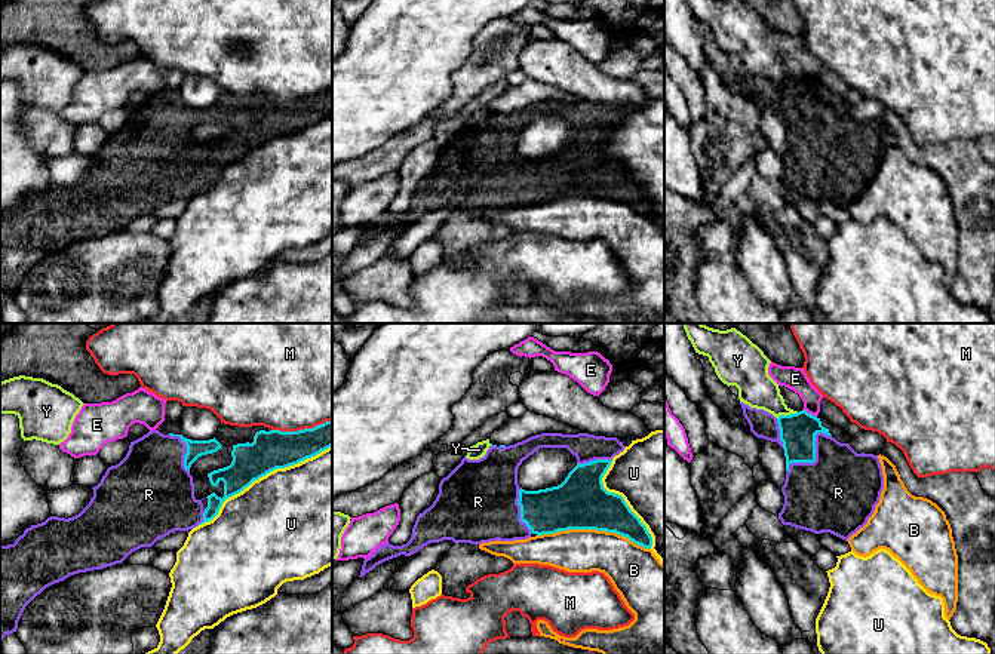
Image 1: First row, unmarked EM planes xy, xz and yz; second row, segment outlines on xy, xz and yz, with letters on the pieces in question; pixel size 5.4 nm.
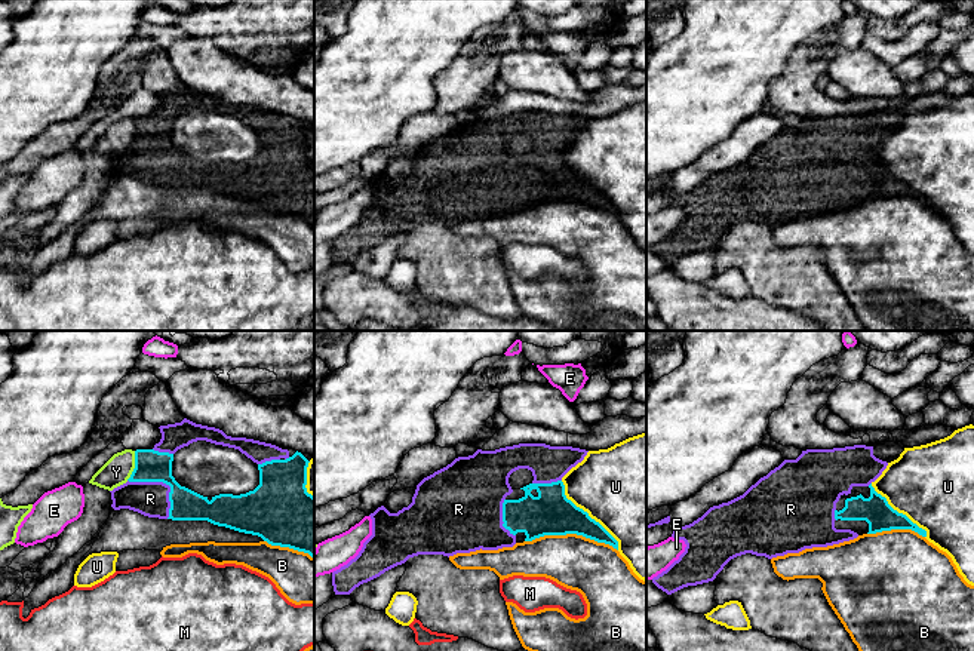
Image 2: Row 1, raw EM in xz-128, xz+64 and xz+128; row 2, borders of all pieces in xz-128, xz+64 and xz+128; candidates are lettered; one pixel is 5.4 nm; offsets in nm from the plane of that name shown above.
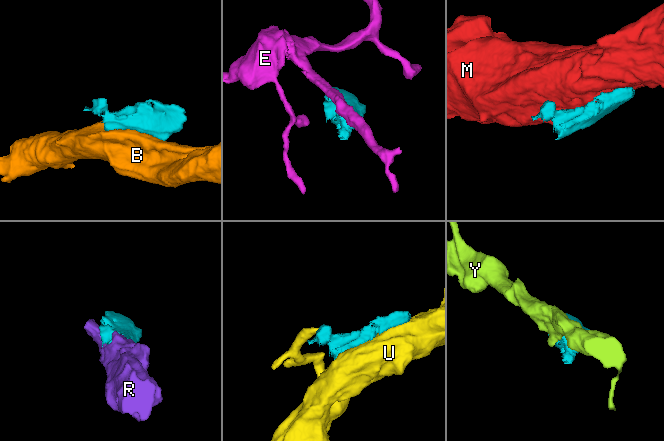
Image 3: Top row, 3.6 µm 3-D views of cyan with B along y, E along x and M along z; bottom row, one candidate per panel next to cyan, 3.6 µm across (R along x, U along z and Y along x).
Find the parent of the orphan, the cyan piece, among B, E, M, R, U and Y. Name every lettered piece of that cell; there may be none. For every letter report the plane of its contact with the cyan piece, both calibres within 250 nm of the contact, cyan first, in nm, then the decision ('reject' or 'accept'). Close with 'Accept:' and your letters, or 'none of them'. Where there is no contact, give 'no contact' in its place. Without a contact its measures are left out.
B: contact in xz; calibres 300 and 240 nm; reject
E: contact in yz; calibres 190 and 120 nm; reject
M: contact in xy; calibres 220 and 480 nm; reject
R: contact in yz; calibres 190 and 420 nm; accept
U: contact in xy; calibres 220 and 500 nm; reject
Y: contact in yz; calibres 190 and 200 nm; reject
Accept: R

